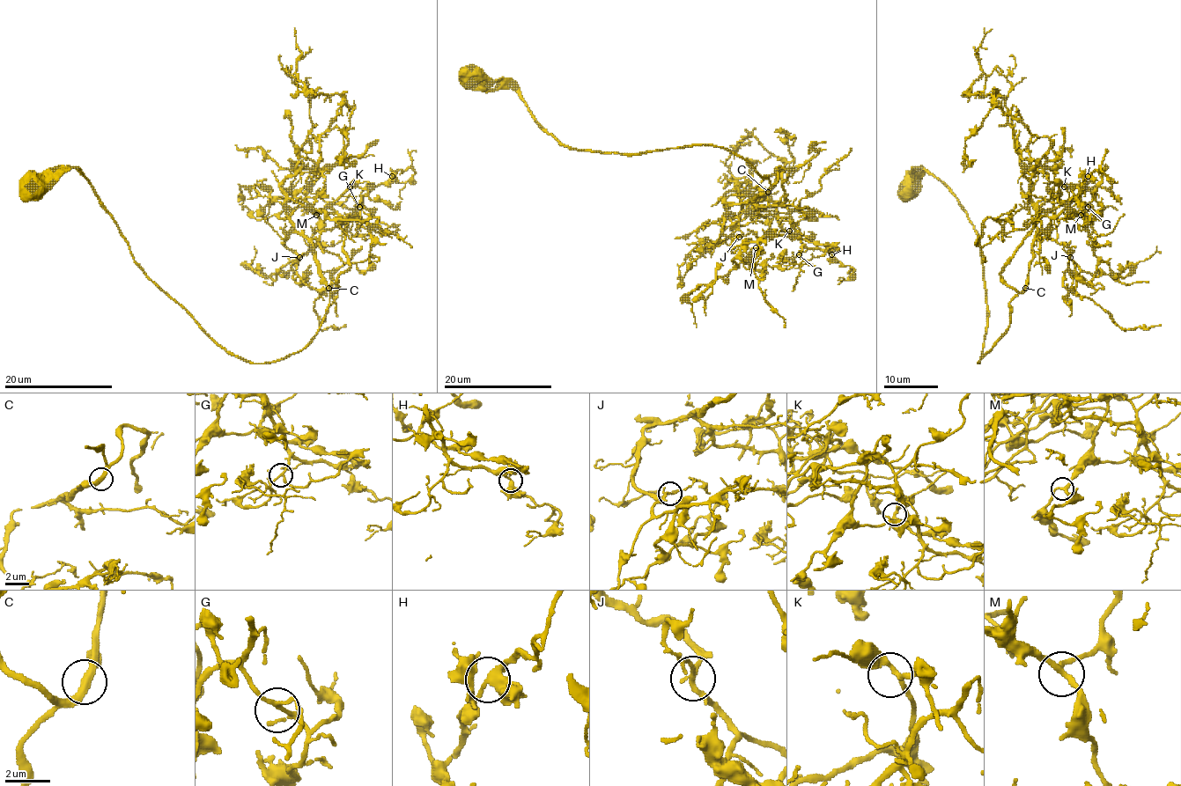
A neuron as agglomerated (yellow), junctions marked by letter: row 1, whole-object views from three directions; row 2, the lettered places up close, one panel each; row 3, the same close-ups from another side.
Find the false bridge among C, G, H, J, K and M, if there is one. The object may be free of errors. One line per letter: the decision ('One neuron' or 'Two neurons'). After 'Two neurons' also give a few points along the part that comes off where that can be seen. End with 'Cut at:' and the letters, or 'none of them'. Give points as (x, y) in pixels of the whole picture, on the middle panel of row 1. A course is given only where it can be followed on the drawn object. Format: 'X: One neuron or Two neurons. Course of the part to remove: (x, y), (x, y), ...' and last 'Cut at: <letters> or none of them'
C: One neuron
G: One neuron
H: One neuron
J: One neuron
K: One neuron
M: One neuron
Cut at: none of them

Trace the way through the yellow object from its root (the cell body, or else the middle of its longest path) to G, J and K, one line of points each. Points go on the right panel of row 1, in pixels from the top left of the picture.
G: (912, 188), (922, 166), (976, 230), (986, 304), (978, 363), (1009, 324), (1032, 243), (1073, 197), (1088, 207)
J: (912, 188), (922, 166), (976, 230), (986, 304), (978, 363), (1009, 324), (1037, 232), (1066, 243), (1070, 257)
K: (912, 188), (922, 166), (976, 230), (978, 363), (1017, 293), (1000, 272), (1034, 219), (1067, 204), (1064, 187)

